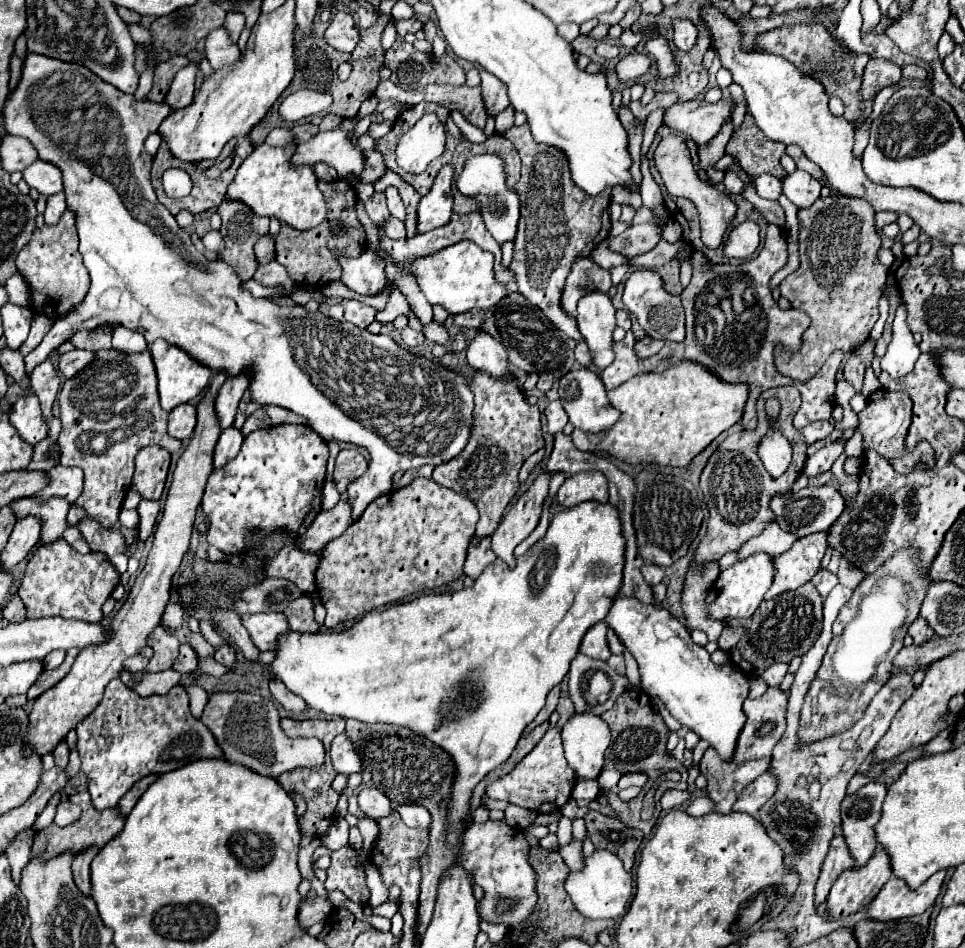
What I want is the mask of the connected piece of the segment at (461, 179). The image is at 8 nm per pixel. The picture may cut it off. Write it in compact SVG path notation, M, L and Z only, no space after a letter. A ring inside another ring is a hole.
M482 154L482 156L470 156L464 164L462 174L456 178L456 188L472 198L478 204L478 214L482 216L486 230L494 236L494 240L502 246L506 242L514 242L516 226L520 218L520 198L514 188L508 188L506 184L506 172L504 172L504 160L496 154ZM466 174L474 174L466 182Z

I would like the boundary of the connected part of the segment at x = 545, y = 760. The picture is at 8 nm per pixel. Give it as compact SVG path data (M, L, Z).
M552 726L542 736L542 740L534 746L534 750L526 754L524 760L520 760L520 764L516 764L516 768L510 774L498 778L486 788L486 794L494 800L506 800L510 804L516 804L540 814L552 814L552 812L560 812L560 808L570 800L570 792L574 784L576 784L576 774L564 758L560 730L558 726Z

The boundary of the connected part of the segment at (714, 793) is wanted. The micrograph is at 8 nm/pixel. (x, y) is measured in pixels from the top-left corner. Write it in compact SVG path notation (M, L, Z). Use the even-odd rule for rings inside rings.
M768 688L766 694L758 700L746 700L744 702L744 714L746 714L746 724L736 740L736 750L730 760L722 760L712 748L708 748L698 764L700 774L706 776L708 786L706 794L714 802L714 812L718 814L728 814L732 810L732 804L740 796L740 792L754 782L760 774L768 770L768 760L772 754L772 748L784 734L784 724L786 724L786 704L788 704L788 692L782 692L778 688Z

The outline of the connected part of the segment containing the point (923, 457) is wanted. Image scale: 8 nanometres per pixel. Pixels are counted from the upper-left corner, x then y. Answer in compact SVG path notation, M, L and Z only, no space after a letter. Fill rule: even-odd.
M876 390L872 396L868 396L866 410L858 416L860 418L860 432L864 436L864 446L874 448L878 454L882 454L896 472L908 474L916 468L916 464L928 464L928 444L918 442L916 448L906 448L906 434L912 422L912 400L904 392L890 392L890 390Z

